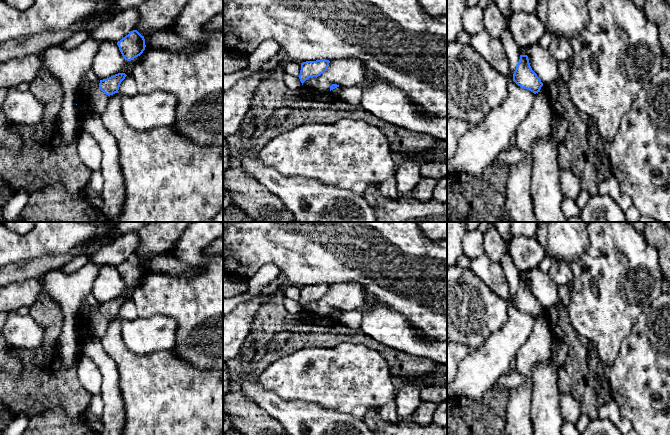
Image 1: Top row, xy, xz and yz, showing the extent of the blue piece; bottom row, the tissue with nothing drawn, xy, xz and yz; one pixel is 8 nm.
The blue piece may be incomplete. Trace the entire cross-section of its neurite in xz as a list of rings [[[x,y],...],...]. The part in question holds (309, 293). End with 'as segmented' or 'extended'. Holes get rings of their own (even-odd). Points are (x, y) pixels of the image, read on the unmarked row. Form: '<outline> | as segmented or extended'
[[[325,283],[301,287],[300,299],[298,301],[302,309],[307,303],[312,301],[317,302],[323,298],[327,294],[329,287],[330,285]]] | as segmented

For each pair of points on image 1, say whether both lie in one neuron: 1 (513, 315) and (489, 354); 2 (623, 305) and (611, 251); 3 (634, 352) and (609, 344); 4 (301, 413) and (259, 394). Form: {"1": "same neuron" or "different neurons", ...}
{"1": "same neuron", "2": "same neuron", "3": "different neurons", "4": "same neuron"}

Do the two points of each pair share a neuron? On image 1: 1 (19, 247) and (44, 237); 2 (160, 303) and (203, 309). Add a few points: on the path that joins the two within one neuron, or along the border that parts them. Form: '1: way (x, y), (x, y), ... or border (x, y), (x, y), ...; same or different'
1: way (25, 247), (38, 243); same
2: way (171, 303), (192, 303); same

